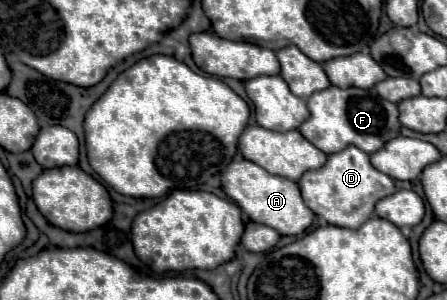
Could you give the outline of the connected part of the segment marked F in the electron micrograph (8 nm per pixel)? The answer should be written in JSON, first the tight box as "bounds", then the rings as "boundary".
{"bounds":[298,86,400,154],"boundary":[[[330,86],[308,98],[308,110],[310,118],[302,122],[298,130],[308,142],[314,142],[314,146],[318,146],[326,154],[340,152],[346,146],[356,146],[372,154],[380,150],[390,138],[400,136],[398,106],[394,102],[386,102],[374,90],[342,90],[338,86]]]}

